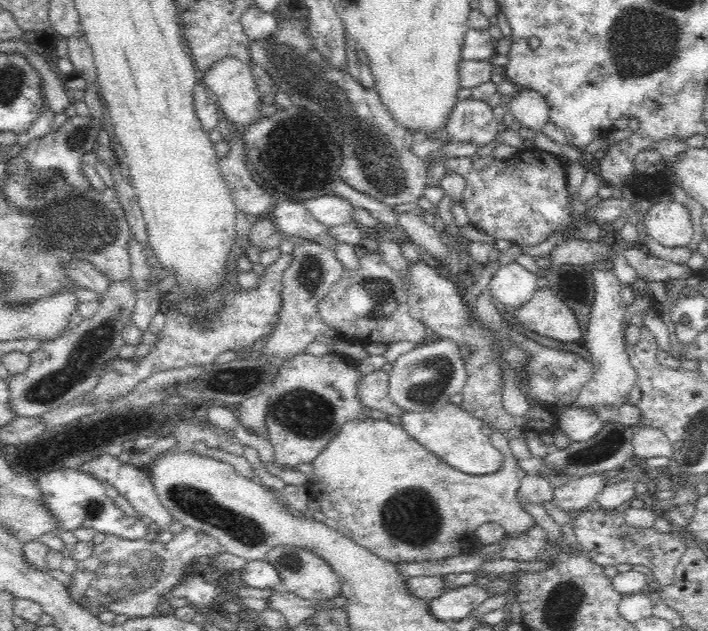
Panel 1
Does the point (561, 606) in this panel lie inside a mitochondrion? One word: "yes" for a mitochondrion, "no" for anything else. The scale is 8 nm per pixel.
yes

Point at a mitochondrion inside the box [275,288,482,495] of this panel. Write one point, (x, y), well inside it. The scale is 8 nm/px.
(421, 385)

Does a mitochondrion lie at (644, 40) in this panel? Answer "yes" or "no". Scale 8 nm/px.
yes

